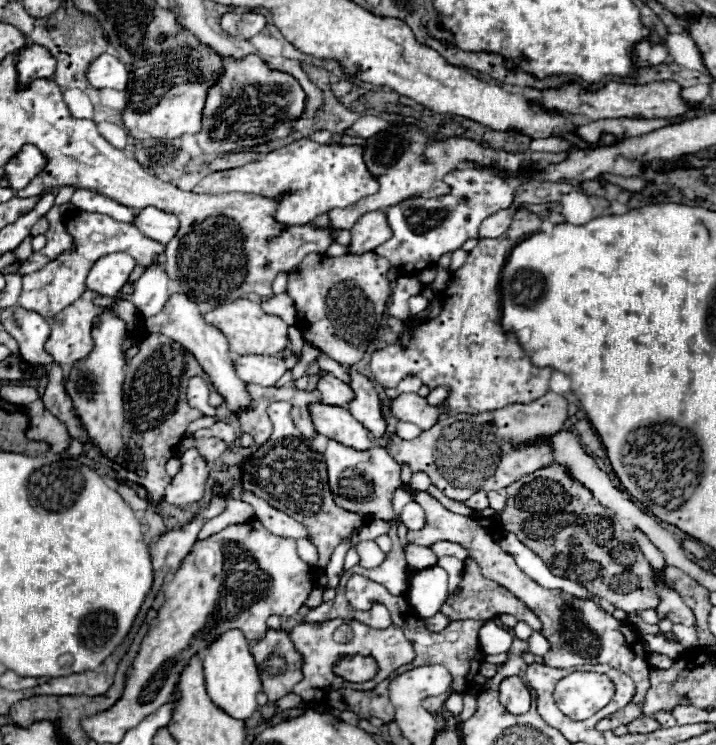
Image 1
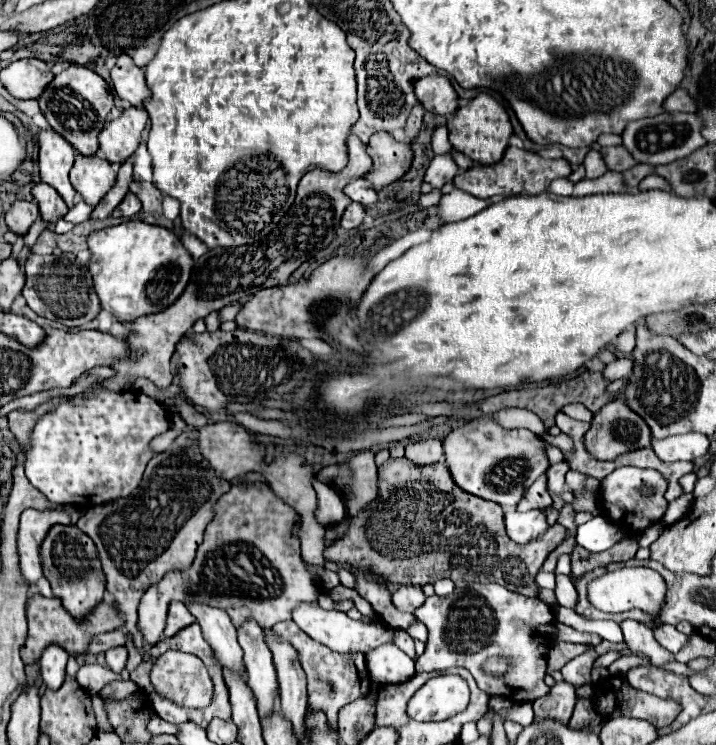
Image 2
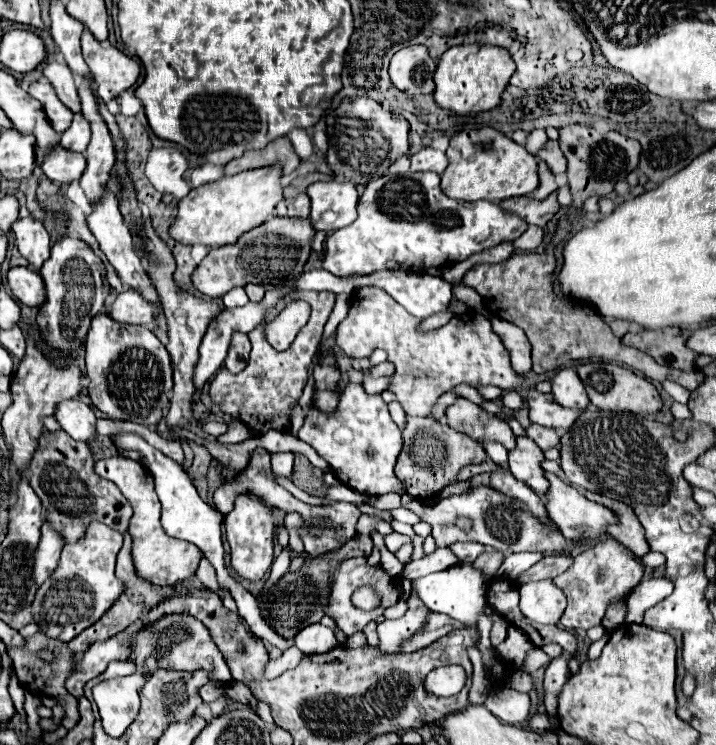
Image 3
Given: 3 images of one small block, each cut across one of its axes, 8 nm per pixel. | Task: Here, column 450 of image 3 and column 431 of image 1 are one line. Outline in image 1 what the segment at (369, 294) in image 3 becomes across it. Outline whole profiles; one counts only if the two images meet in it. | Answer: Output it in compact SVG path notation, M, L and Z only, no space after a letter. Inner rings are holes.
M520 208L514 218L510 228L500 236L500 238L480 238L478 246L470 250L466 264L452 272L452 282L444 290L444 308L438 318L426 320L422 324L416 324L412 328L412 340L408 348L402 348L400 342L394 342L382 350L376 350L371 356L370 370L372 378L382 386L382 388L395 388L398 383L408 375L418 376L426 386L436 388L436 386L448 386L450 396L448 396L448 406L452 412L468 412L468 414L480 414L488 410L500 410L508 404L526 404L532 400L538 400L544 396L550 388L550 376L552 368L536 368L530 364L530 358L524 354L520 344L516 342L516 336L512 332L504 332L500 324L500 298L496 294L498 278L502 272L502 266L510 254L510 250L528 238L530 234L540 230L540 218L524 208Z

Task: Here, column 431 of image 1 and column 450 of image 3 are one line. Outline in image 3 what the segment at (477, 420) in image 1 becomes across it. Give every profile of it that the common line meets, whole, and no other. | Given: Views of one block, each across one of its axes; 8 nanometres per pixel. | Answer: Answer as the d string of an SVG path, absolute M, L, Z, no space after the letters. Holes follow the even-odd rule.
M406 418L406 428L402 430L404 456L396 462L396 476L406 486L408 494L414 498L436 496L448 482L458 474L462 466L480 464L486 458L484 448L470 436L452 430L444 422L432 418ZM408 448L408 454L406 454Z

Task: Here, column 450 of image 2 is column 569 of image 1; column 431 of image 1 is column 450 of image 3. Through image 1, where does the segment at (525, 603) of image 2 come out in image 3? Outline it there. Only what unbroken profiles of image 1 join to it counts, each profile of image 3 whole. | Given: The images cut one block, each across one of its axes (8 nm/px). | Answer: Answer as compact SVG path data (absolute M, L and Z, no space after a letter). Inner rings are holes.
M478 486L478 488L470 488L464 494L452 494L448 498L442 498L436 506L426 508L424 504L418 504L418 500L412 500L410 504L406 504L406 508L414 510L416 514L422 516L424 522L432 524L434 528L434 542L438 548L450 546L452 542L478 542L484 546L492 546L500 552L522 552L522 550L538 550L538 552L564 552L564 550L572 550L580 538L568 540L560 534L560 530L554 530L552 526L546 526L544 522L540 522L528 508L526 504L494 490L488 486ZM458 516L466 516L472 520L472 530L464 532L460 528L456 528L456 518Z

